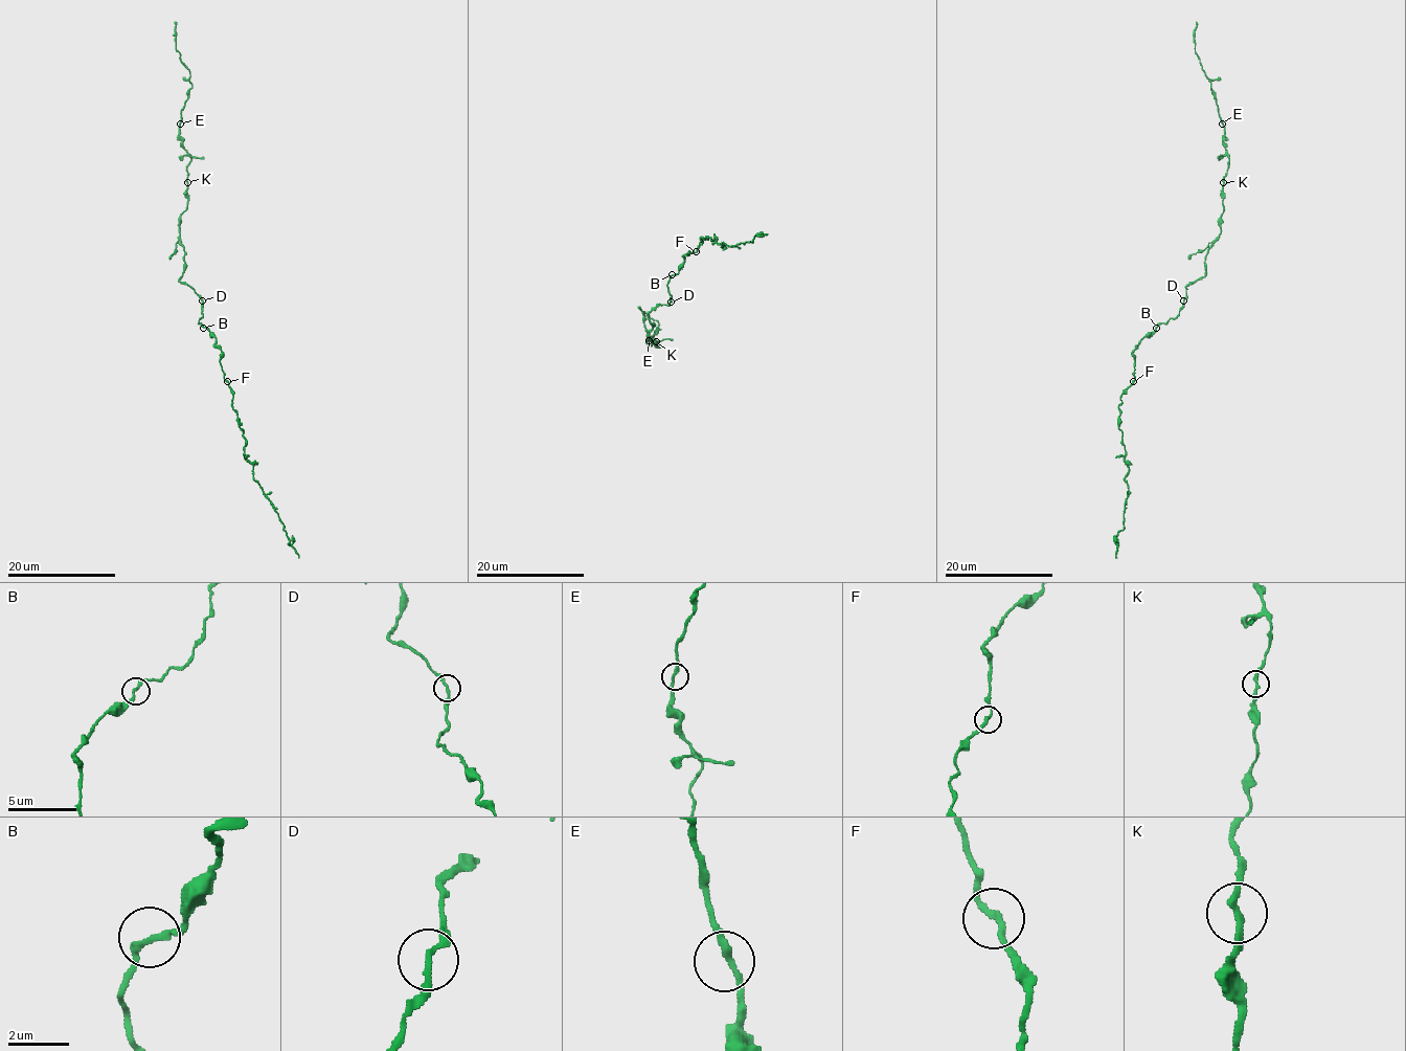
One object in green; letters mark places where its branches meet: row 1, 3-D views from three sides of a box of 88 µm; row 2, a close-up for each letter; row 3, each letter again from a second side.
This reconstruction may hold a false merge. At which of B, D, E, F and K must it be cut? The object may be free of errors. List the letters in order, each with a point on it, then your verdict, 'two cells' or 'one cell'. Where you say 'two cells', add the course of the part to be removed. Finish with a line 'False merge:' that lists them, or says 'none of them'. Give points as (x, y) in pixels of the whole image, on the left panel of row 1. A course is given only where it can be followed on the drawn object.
B: at (203, 328); one cell
D: at (202, 300); one cell
E: at (180, 124); one cell
F: at (227, 381); one cell
K: at (187, 182); one cell
False merge: none of them

